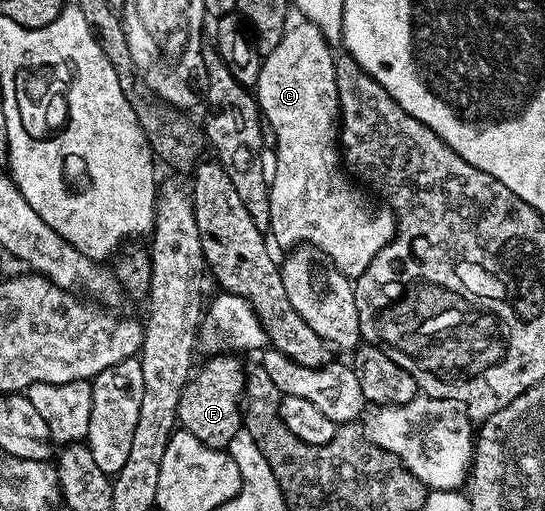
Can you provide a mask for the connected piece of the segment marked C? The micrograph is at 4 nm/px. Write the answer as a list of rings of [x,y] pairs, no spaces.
[[[305,19],[299,20],[299,25],[291,24],[286,32],[282,34],[280,43],[276,43],[276,51],[265,54],[262,58],[262,66],[260,67],[260,79],[256,86],[256,100],[261,116],[264,118],[265,124],[274,132],[274,142],[272,148],[276,155],[276,177],[269,183],[270,187],[270,228],[269,232],[274,233],[274,237],[280,244],[285,247],[294,247],[299,243],[305,243],[307,246],[319,249],[326,256],[326,260],[331,265],[335,265],[340,272],[351,279],[356,279],[360,275],[364,275],[364,271],[368,267],[368,263],[372,263],[372,259],[376,259],[376,255],[381,249],[394,239],[396,232],[396,222],[394,212],[390,206],[385,203],[373,205],[364,194],[363,190],[348,176],[347,170],[344,168],[342,154],[340,152],[340,114],[338,112],[338,88],[336,87],[336,71],[334,70],[335,54],[332,52],[331,46],[327,45],[324,35],[320,31],[320,27],[316,27],[311,21]]]

